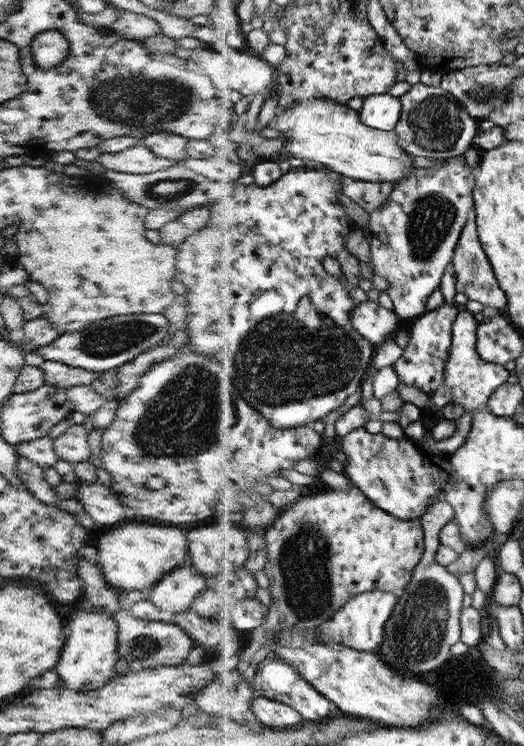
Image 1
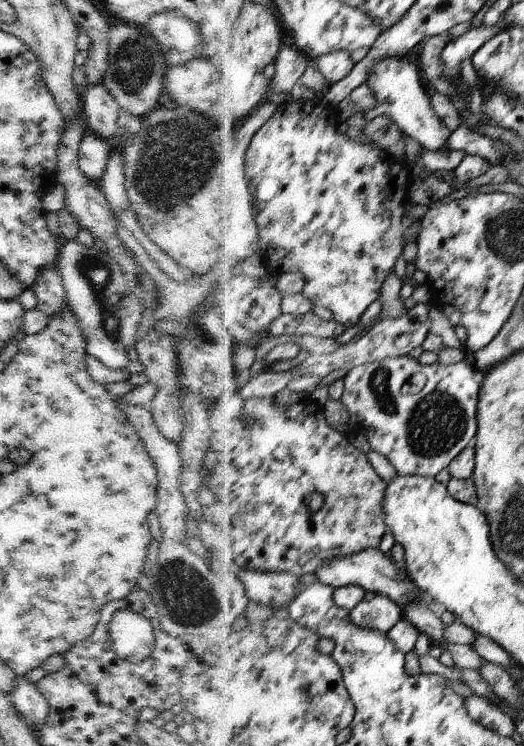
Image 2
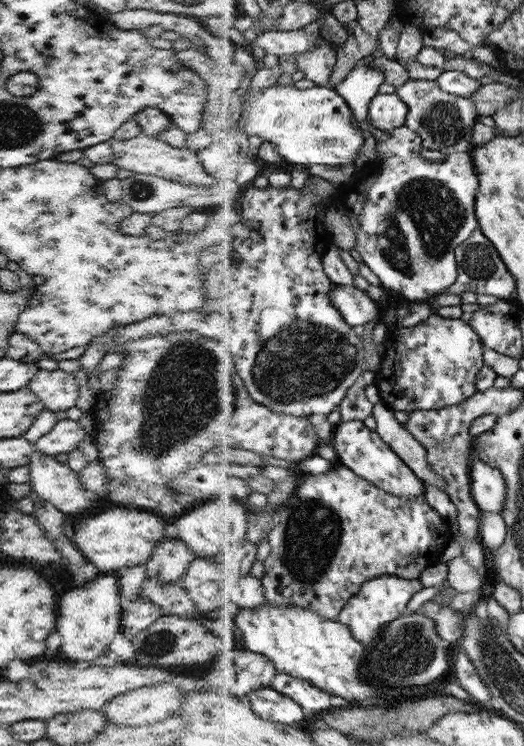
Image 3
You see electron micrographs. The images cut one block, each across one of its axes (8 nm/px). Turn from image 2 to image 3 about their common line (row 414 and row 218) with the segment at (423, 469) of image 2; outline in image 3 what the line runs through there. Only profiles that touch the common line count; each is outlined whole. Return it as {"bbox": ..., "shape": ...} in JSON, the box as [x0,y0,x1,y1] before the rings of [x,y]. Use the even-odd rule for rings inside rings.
{"bbox":[350,125,479,302],"shape":[[[406,125],[402,128],[382,130],[390,134],[384,142],[378,142],[376,150],[382,152],[376,173],[366,176],[370,182],[364,186],[364,210],[350,212],[353,225],[359,238],[357,250],[363,260],[382,279],[383,287],[396,291],[406,302],[429,302],[438,295],[447,293],[459,282],[459,246],[471,238],[479,229],[474,216],[474,198],[479,192],[479,176],[474,172],[474,159],[470,152],[447,154],[442,161],[432,162],[420,156],[426,149],[423,137],[418,130]]]}

